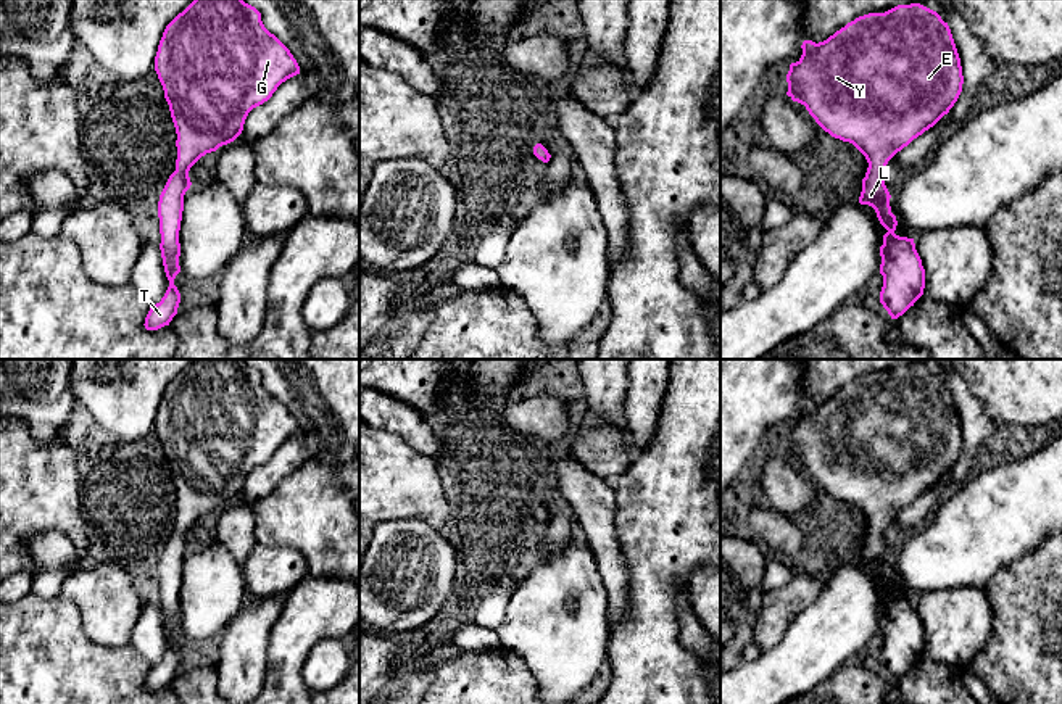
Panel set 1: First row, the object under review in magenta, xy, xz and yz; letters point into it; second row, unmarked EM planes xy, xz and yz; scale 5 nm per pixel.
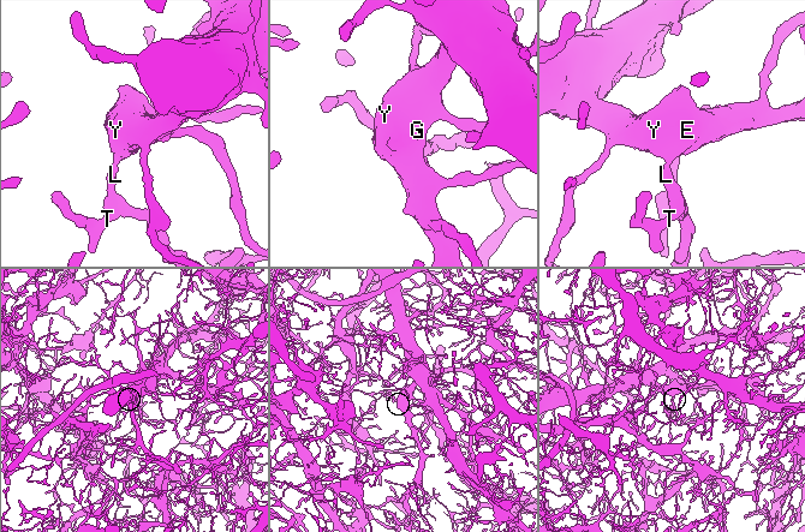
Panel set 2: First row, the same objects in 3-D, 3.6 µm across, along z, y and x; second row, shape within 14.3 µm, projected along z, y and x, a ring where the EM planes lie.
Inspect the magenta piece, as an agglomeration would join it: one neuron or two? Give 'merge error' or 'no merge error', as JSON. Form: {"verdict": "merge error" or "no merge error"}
{"verdict": "no merge error"}

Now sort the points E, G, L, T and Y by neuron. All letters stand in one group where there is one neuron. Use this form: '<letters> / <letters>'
E G L T Y

